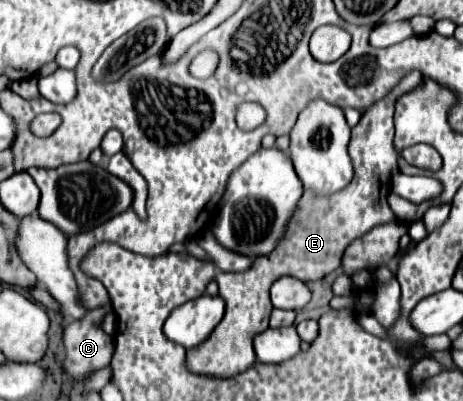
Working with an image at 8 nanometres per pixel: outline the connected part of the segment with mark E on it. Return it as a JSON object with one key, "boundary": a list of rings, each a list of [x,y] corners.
{"boundary":[[[410,71],[386,97],[378,99],[376,103],[372,103],[360,117],[360,123],[352,129],[352,139],[348,145],[352,163],[354,163],[354,179],[348,187],[344,187],[344,191],[338,191],[336,195],[330,195],[328,199],[312,199],[312,195],[308,195],[308,191],[304,191],[298,211],[292,217],[292,223],[288,225],[288,231],[284,235],[284,239],[280,241],[280,245],[276,247],[276,251],[272,251],[272,255],[264,255],[264,257],[256,257],[254,265],[244,271],[244,273],[216,273],[216,283],[220,287],[220,297],[226,301],[226,313],[222,323],[218,323],[218,327],[212,331],[212,335],[198,347],[188,349],[186,353],[186,367],[190,373],[194,375],[204,375],[204,377],[214,377],[214,379],[232,379],[240,373],[244,373],[246,369],[250,369],[256,363],[256,355],[252,349],[252,339],[268,329],[268,317],[270,317],[270,285],[284,277],[296,277],[300,281],[316,281],[322,279],[324,275],[332,273],[334,269],[340,267],[342,263],[342,255],[346,251],[346,247],[362,237],[364,233],[368,233],[372,227],[376,225],[384,225],[390,223],[392,219],[396,219],[392,215],[392,209],[388,207],[386,197],[390,195],[390,179],[392,179],[392,171],[398,169],[398,149],[394,147],[394,101],[398,99],[398,95],[412,91],[414,87],[418,87],[422,83],[422,73],[420,71]]]}

